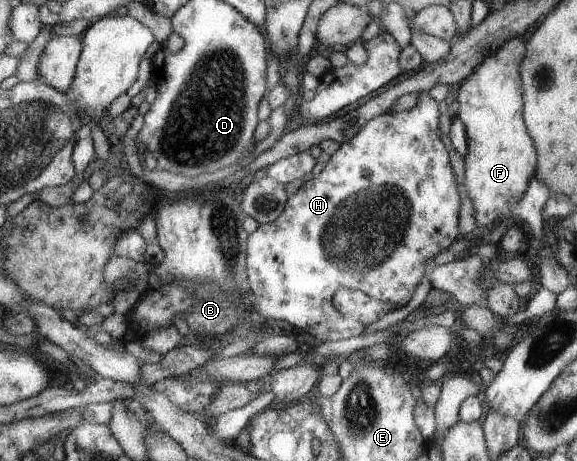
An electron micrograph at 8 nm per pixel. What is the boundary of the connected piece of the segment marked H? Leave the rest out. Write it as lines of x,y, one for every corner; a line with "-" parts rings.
422,93
419,102
408,111
400,113
385,113
376,116
367,123
367,126
358,132
349,142
334,152
324,169
311,180
302,184
298,191
291,195
285,212
276,221
260,225
248,236
248,279
252,286
257,308
264,314
266,320
283,320
292,327
301,328
314,336
317,342
331,342
335,340
347,340
351,336
363,334
365,328
355,328
355,320
349,320
349,326
343,326
343,316
337,310
334,296
341,287
347,287
356,291
366,292
372,297
385,301
390,306
390,311
401,309
415,294
417,284
429,271
427,263
439,256
441,252
449,250
453,242
461,236
459,230
459,208
461,208
461,196
457,188
457,178
451,166
451,158
447,152
447,146
441,140
440,117
444,109
441,102
437,102
431,94

